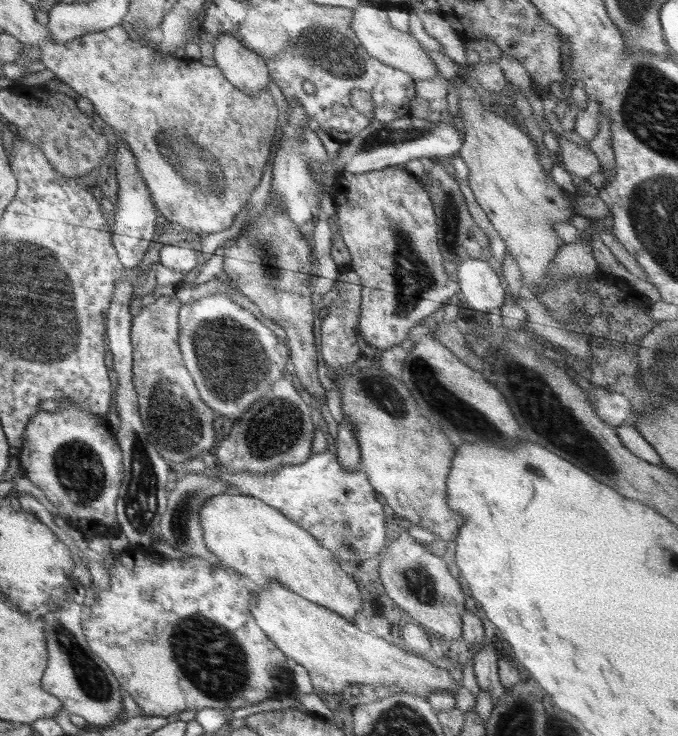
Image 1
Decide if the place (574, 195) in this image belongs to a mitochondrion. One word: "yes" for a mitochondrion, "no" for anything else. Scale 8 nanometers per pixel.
no

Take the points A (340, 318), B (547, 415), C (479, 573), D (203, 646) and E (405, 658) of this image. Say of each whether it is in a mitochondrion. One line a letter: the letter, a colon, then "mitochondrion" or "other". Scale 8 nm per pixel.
A: other
B: mitochondrion
C: other
D: mitochondrion
E: other

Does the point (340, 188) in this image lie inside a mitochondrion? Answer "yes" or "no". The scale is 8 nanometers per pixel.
no

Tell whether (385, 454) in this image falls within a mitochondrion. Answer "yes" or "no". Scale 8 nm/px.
no

